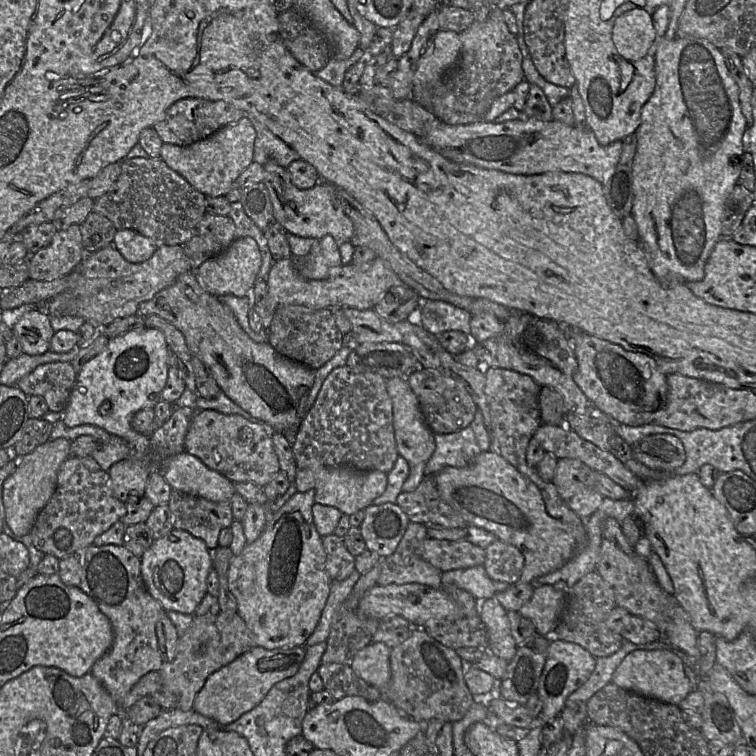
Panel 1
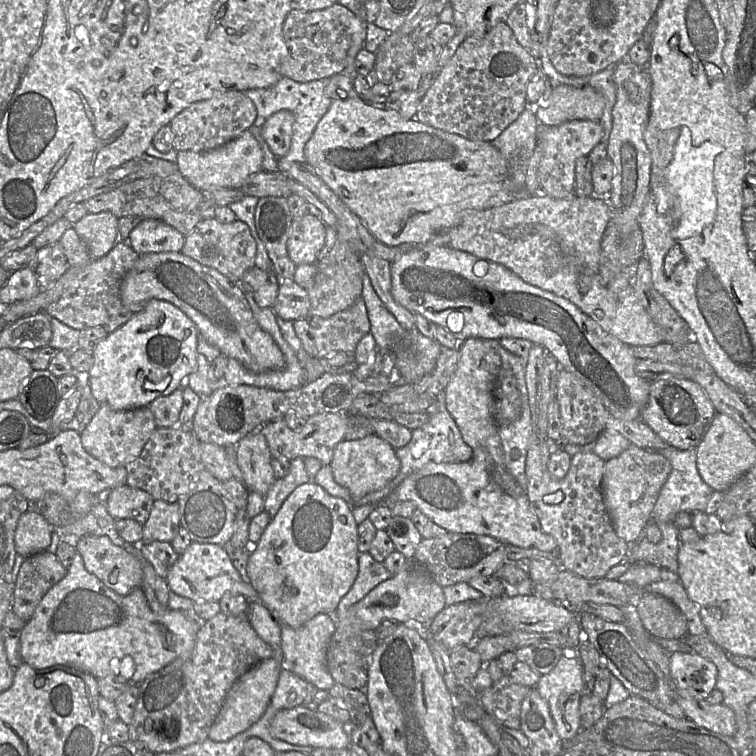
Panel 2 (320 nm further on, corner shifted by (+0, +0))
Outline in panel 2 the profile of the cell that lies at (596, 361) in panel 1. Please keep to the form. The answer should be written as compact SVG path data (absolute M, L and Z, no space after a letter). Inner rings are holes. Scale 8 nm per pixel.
M663 373L651 378L649 397L641 411L640 420L669 446L687 450L697 447L715 414L715 407L700 385L671 373Z

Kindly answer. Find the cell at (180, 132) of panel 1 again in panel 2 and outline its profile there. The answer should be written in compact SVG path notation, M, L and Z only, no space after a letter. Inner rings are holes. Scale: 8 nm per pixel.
M243 91L215 93L210 99L195 102L178 113L169 125L174 132L173 148L178 151L208 151L219 148L248 130L256 120L256 107Z

